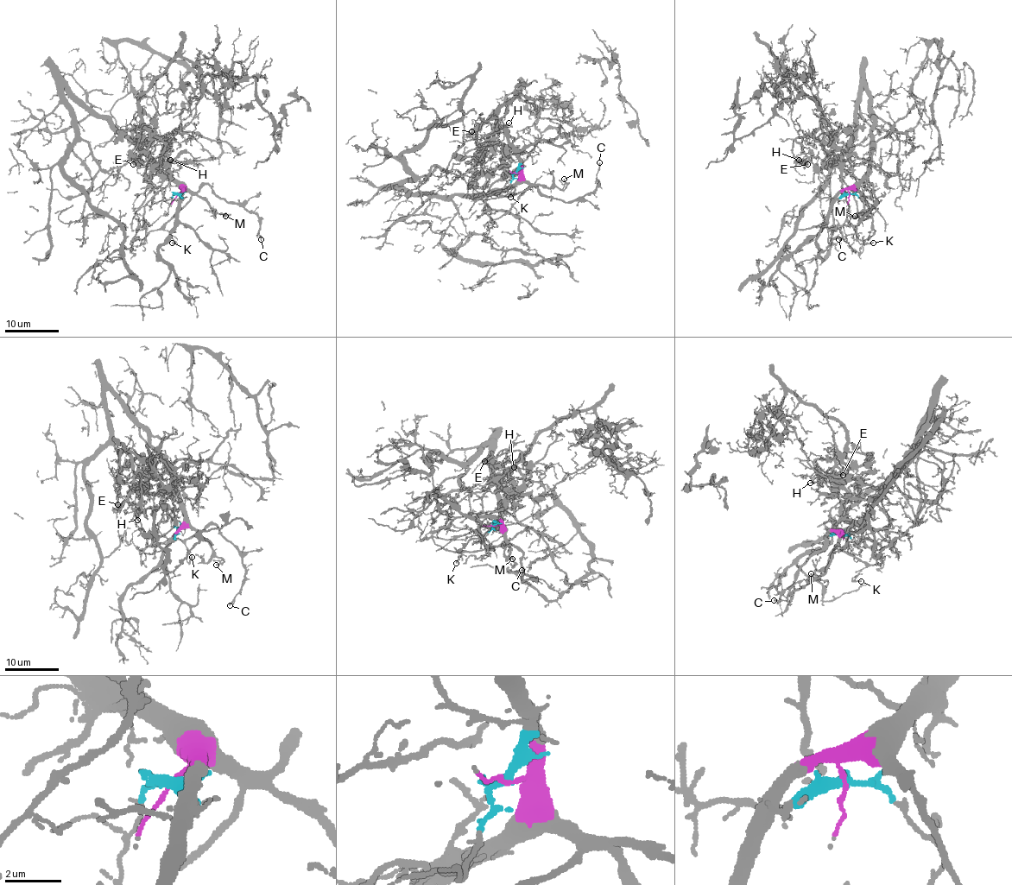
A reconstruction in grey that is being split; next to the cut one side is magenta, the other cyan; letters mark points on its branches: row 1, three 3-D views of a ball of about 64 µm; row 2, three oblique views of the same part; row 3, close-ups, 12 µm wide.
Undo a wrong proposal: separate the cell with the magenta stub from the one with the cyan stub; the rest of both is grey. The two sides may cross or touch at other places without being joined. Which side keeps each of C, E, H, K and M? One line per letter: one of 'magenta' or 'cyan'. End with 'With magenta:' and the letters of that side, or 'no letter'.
C: magenta
E: cyan
H: cyan
K: magenta
M: magenta
With magenta: C, K, M

